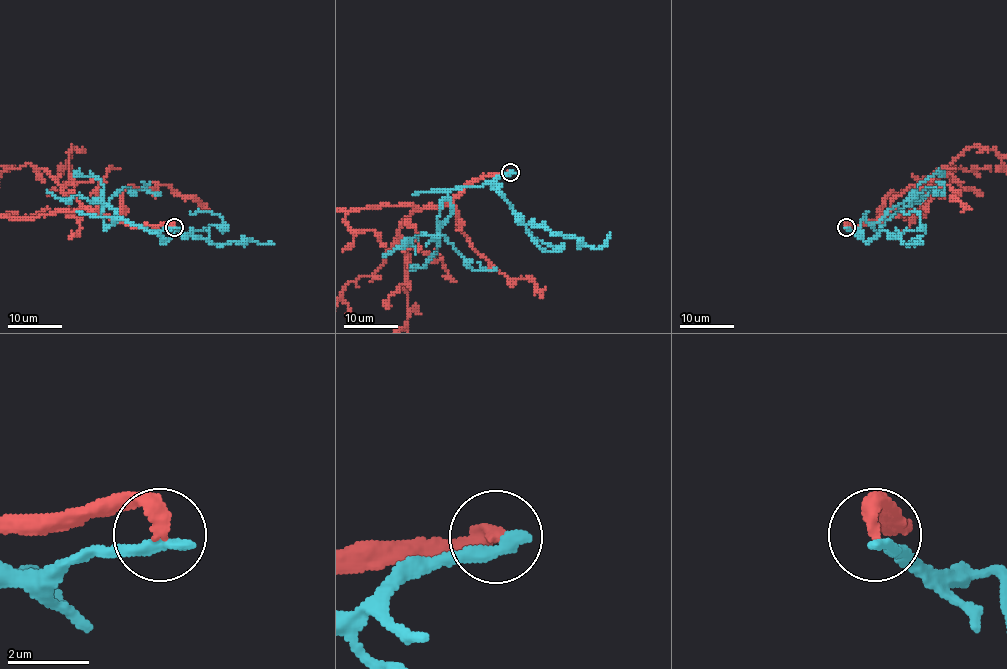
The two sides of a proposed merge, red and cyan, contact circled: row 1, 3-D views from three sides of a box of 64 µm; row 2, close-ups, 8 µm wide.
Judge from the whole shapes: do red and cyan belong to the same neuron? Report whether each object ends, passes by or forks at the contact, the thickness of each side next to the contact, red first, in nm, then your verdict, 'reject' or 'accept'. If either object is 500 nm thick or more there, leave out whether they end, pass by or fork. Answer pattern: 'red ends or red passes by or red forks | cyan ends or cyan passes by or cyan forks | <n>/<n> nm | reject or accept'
red ends | cyan ends | 360/360 nm | reject

